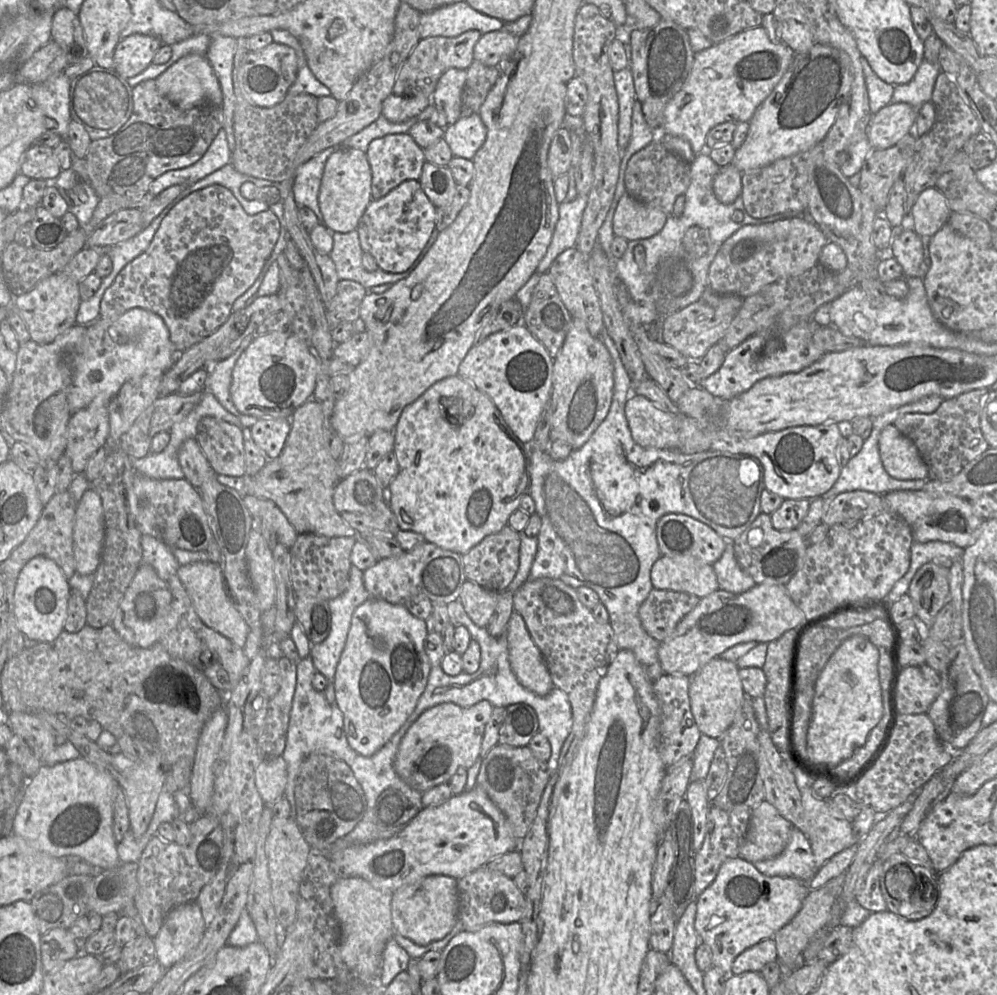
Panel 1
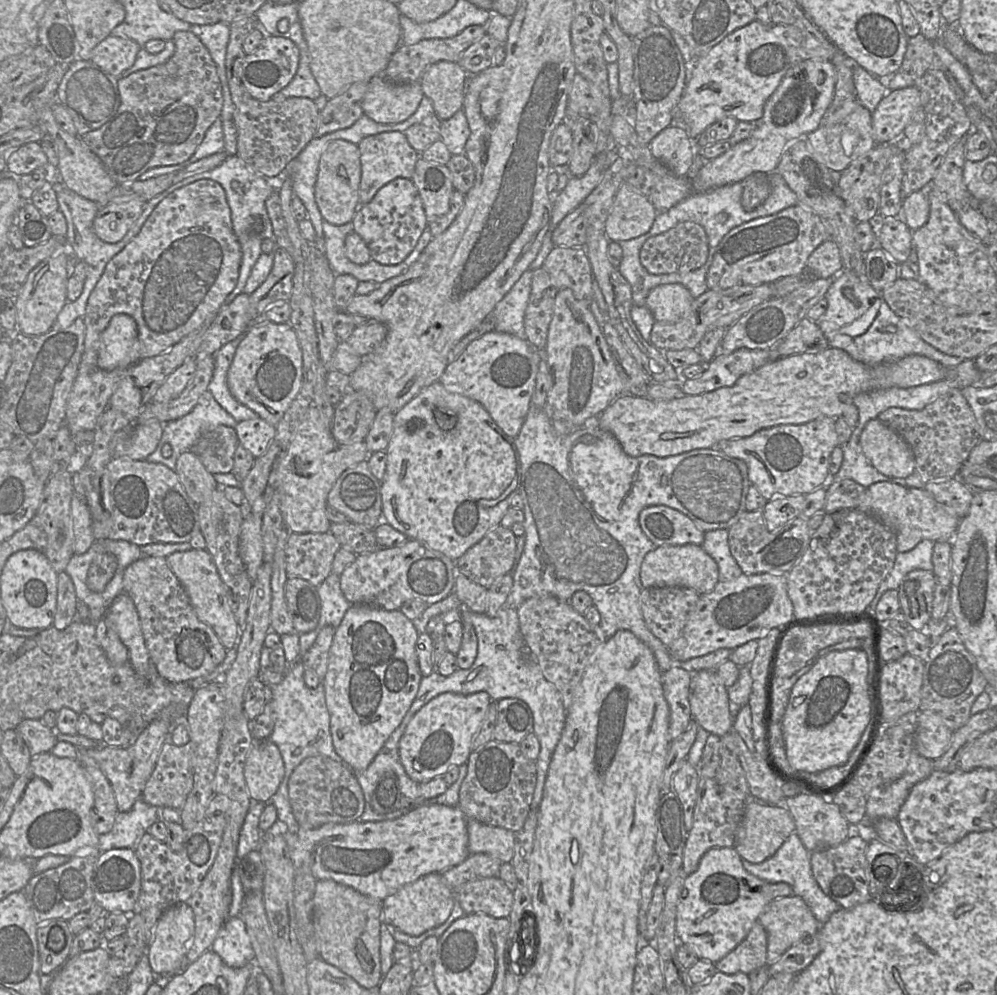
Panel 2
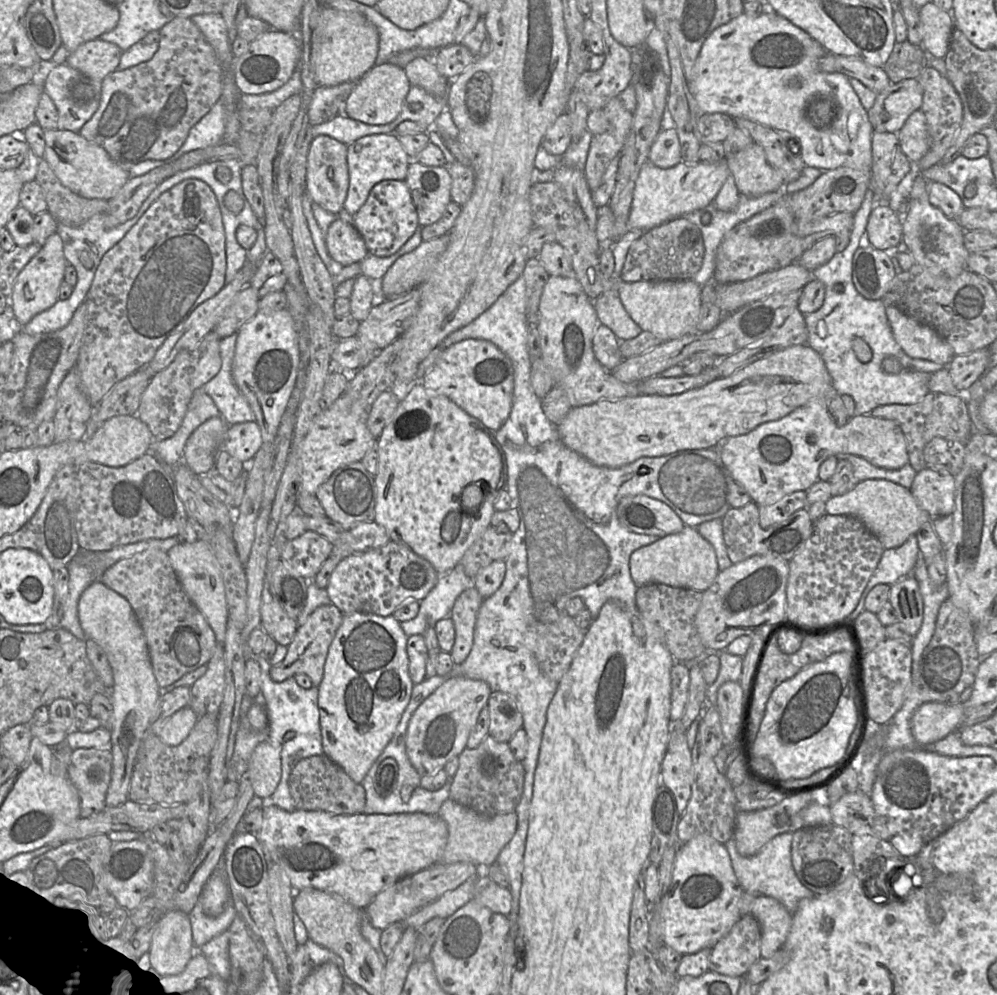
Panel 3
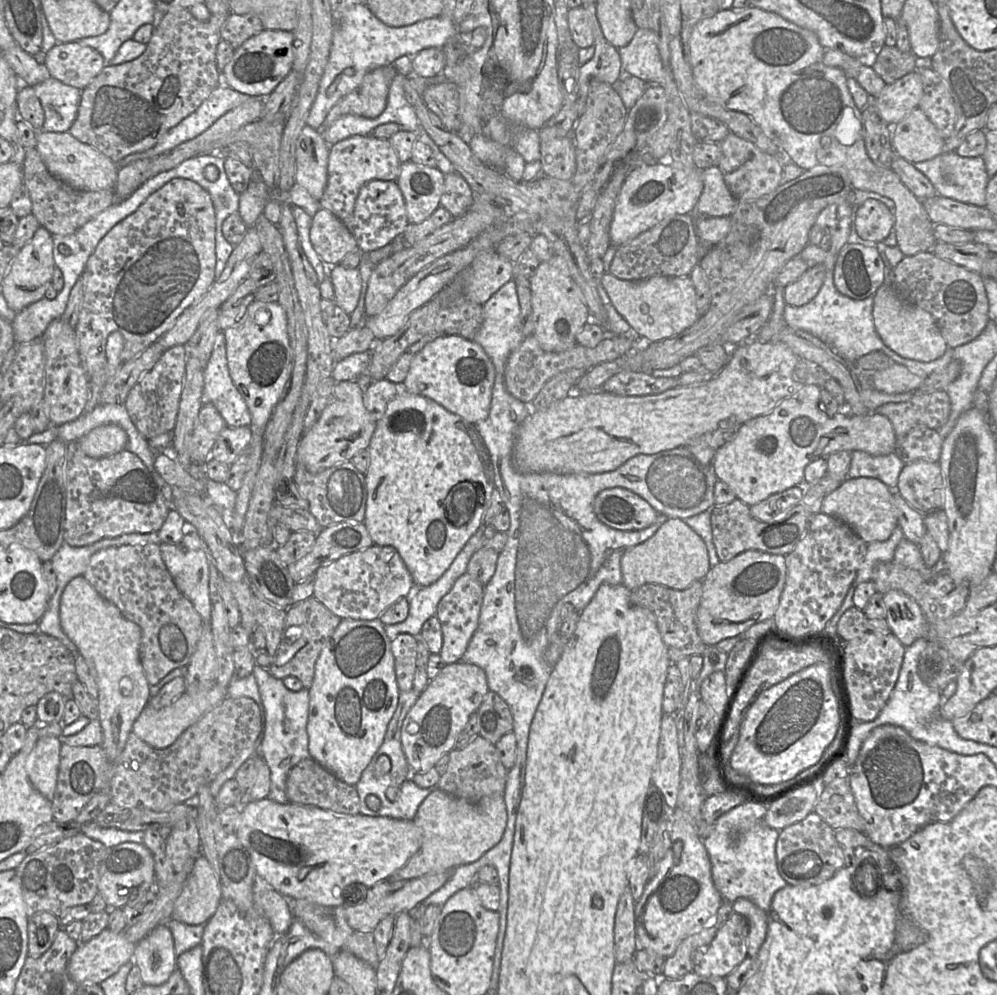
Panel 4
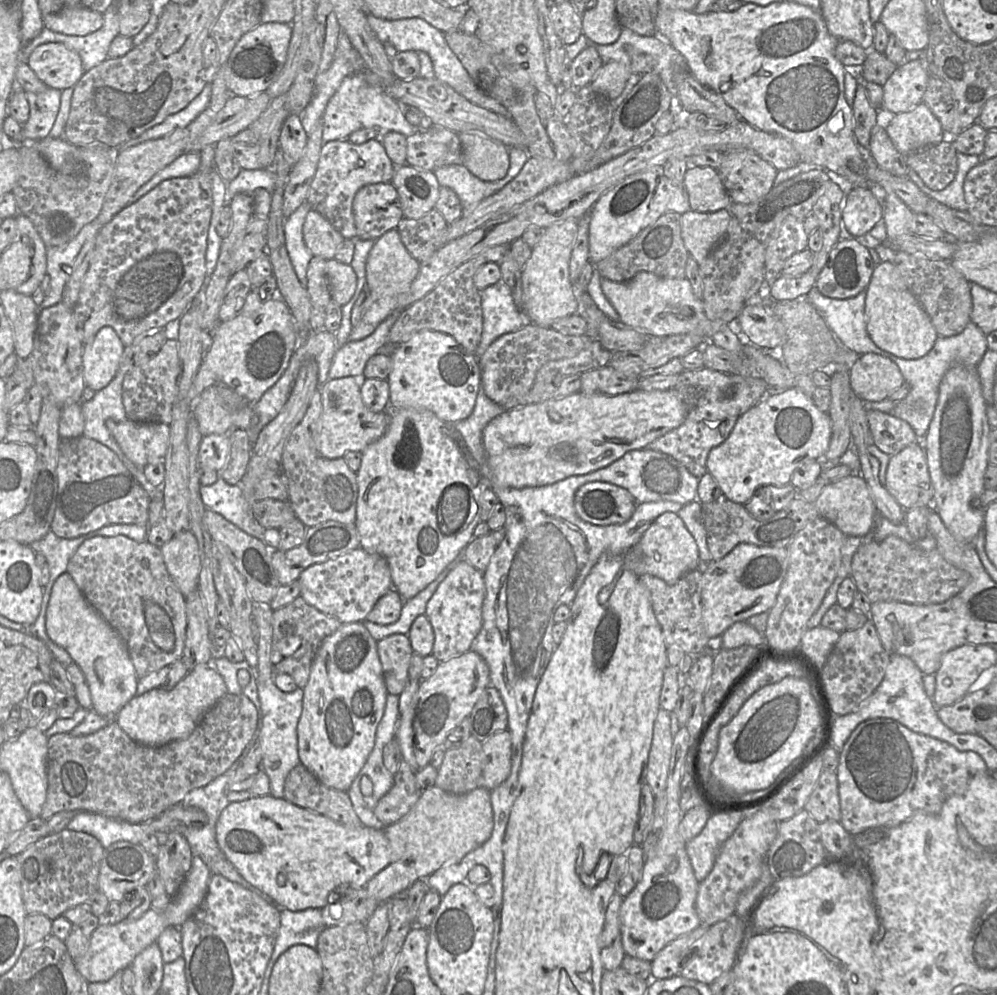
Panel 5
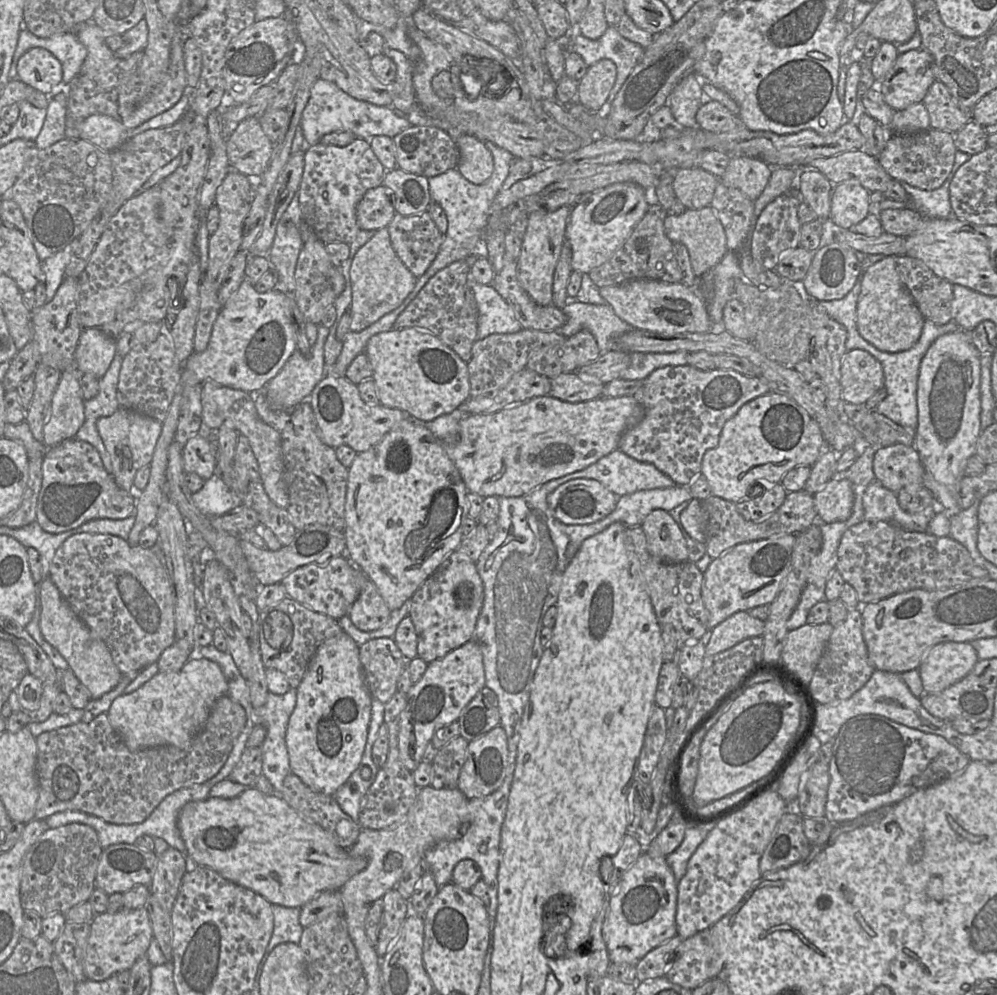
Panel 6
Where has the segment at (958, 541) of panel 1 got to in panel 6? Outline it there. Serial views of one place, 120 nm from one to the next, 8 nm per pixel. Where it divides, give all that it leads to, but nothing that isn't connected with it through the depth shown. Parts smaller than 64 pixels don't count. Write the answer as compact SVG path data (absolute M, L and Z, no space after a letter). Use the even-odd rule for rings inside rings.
M831 479L814 495L818 520L825 523L846 521L854 505L854 491L847 479Z

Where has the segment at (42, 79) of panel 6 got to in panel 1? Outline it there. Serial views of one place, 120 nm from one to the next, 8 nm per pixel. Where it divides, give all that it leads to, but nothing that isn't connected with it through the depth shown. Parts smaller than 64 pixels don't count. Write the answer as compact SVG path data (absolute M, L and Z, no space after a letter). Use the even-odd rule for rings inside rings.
M144 34L122 38L114 51L114 69L126 79L135 76L153 62L162 45L160 39Z

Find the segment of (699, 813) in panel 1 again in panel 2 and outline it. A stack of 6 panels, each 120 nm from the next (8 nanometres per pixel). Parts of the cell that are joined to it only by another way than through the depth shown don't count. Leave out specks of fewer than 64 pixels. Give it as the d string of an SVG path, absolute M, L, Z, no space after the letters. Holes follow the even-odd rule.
M686 760L673 778L672 790L683 805L687 831L690 831L693 826L698 784L699 773L697 769Z

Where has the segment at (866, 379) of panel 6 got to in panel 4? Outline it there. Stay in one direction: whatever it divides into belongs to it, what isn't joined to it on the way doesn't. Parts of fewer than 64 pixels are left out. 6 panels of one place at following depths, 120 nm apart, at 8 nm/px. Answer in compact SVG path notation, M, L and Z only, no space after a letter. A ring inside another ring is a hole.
M894 362L888 368L876 371L871 377L871 384L880 392L897 394L918 390L925 379Z

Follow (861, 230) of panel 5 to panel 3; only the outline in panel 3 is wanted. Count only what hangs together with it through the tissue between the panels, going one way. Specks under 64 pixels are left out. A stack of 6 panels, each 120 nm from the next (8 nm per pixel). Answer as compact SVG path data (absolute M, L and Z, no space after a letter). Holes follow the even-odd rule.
M876 205L869 215L866 234L870 246L883 251L894 249L902 242L903 223L888 206Z

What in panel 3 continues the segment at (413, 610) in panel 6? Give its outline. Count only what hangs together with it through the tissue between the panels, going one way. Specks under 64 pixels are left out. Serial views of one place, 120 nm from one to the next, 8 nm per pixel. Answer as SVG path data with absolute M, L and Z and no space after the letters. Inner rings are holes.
M474 585L462 591L454 602L450 619L455 639L450 655L455 665L463 663L471 651L477 613L482 602L483 597Z

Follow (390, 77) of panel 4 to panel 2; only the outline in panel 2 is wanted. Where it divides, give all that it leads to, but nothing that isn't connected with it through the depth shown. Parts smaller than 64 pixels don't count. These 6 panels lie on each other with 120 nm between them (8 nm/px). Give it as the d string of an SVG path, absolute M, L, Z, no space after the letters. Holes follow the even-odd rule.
M381 74L368 82L362 109L376 123L393 125L413 115L423 97L419 82L395 84Z

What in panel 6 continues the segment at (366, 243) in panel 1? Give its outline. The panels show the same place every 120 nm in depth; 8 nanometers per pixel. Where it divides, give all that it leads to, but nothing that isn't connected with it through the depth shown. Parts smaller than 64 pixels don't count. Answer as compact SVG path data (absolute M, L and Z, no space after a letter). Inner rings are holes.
M384 184L368 190L356 206L361 230L387 228L396 215L394 195Z

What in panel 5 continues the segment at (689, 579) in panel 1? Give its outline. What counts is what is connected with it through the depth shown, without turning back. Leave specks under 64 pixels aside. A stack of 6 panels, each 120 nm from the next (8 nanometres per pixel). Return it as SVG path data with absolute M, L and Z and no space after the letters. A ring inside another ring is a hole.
M665 512L659 515L645 531L640 541L623 555L626 569L636 576L650 574L675 584L684 574L697 570L700 565L698 546L677 513Z

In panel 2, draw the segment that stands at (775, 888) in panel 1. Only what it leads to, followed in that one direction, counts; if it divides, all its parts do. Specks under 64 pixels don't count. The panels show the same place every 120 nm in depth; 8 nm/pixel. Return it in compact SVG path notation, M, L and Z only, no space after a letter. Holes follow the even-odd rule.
M734 848L708 850L701 858L697 869L684 878L676 913L676 936L680 944L689 946L699 959L714 964L720 961L744 940L769 904L770 901L762 891L762 887L766 884L770 883L744 869L742 858Z

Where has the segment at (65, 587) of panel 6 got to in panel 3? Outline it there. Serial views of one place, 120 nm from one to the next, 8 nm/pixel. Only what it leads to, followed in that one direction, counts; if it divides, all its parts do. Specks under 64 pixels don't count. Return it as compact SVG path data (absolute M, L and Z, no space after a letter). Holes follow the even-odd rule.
M149 549L120 559L105 570L100 581L126 598L133 608L145 636L159 688L171 685L210 660L218 644L216 636L183 590L167 552Z

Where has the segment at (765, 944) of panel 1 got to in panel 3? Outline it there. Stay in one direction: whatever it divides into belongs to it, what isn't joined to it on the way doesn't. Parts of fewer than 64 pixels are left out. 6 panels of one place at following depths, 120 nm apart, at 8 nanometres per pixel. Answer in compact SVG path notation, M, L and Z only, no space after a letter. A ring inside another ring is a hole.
M751 914L743 916L729 933L716 943L709 956L709 971L743 977L761 958L761 927Z

